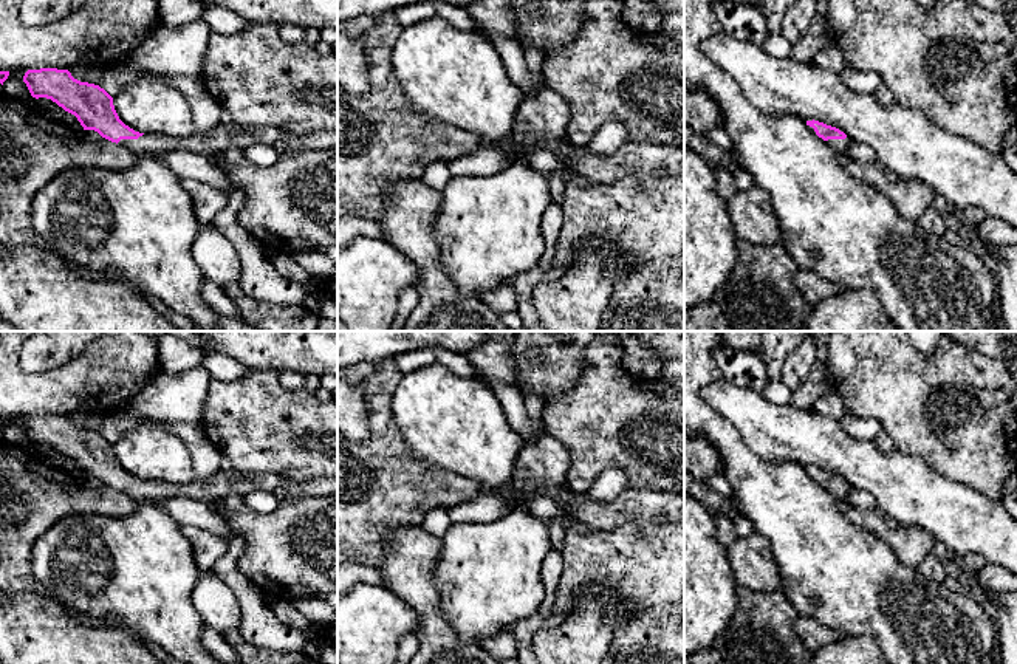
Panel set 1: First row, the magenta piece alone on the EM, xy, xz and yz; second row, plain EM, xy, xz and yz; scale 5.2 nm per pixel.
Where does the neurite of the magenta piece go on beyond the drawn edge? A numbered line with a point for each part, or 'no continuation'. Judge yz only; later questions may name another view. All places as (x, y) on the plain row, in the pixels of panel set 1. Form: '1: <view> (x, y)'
1: yz (841, 492)

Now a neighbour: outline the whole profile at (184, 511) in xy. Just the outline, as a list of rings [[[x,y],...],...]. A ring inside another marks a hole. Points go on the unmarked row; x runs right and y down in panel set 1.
[[[173,497],[164,501],[169,515],[180,525],[195,525],[223,539],[229,537],[229,528],[221,515],[214,509],[214,503]]]

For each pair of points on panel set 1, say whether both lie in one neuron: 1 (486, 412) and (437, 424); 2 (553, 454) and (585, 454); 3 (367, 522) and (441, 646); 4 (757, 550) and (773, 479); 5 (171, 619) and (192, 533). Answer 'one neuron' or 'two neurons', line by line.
1: one neuron
2: two neurons
3: two neurons
4: two neurons
5: two neurons

